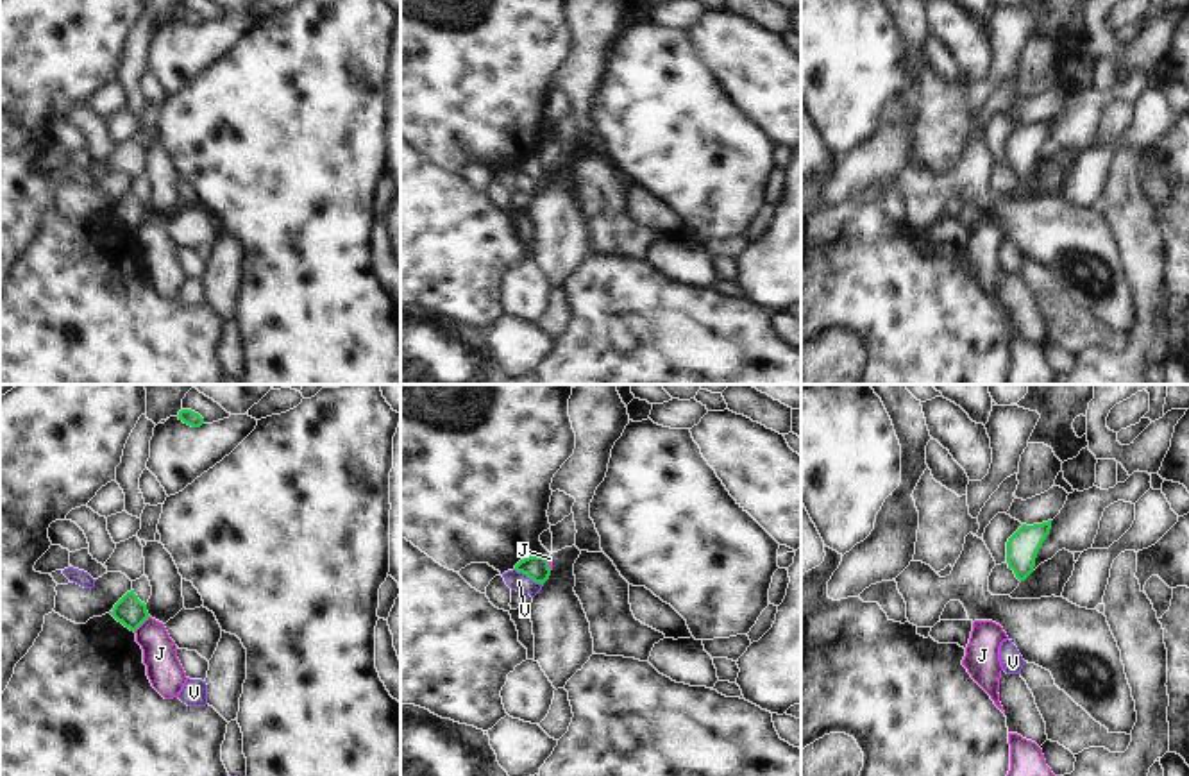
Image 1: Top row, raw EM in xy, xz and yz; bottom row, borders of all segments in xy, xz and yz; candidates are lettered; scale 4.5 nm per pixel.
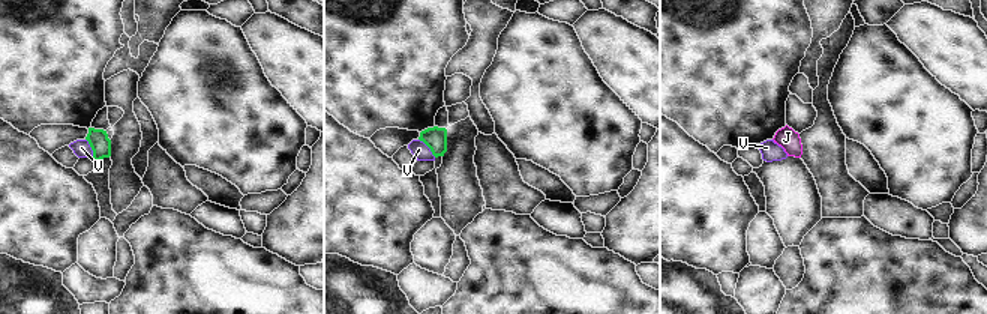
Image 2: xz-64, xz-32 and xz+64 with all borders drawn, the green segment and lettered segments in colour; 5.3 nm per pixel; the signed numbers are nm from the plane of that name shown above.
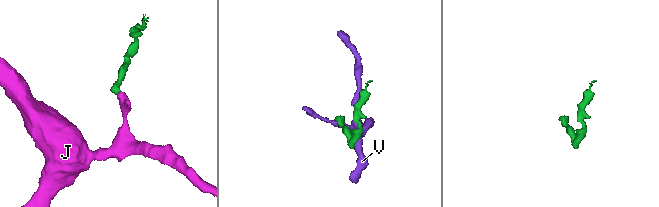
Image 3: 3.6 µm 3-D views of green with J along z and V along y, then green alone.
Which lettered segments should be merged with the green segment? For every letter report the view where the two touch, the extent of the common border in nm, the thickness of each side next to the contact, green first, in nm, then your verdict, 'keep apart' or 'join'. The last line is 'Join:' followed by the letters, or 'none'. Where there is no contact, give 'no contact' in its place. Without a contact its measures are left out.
J: meets green in xy; contact 100 nm long; 140 nm thick on the green side, 160 nm on the other; keep apart
V: meets green in xz; contact 150 nm long; 110 nm thick on the green side, 90 nm on the other; keep apart
Join: none

